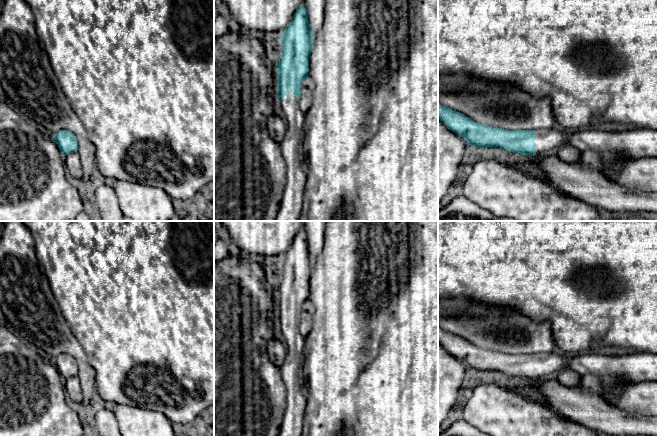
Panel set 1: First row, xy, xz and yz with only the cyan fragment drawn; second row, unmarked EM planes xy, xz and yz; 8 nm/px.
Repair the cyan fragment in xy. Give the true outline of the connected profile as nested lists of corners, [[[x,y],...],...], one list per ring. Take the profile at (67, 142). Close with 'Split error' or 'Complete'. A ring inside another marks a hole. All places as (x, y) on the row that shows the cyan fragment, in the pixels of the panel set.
[[[61,130],[54,134],[54,141],[58,145],[63,156],[78,151],[78,141],[74,133],[68,130]]]. Complete

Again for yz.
[[[438,102],[438,120],[443,122],[449,130],[462,136],[468,145],[482,149],[486,147],[499,147],[508,152],[517,153],[520,156],[553,153],[560,146],[569,143],[581,152],[586,150],[597,152],[610,151],[618,157],[630,160],[636,160],[643,157],[657,157],[657,129],[637,128],[624,130],[622,132],[610,132],[608,130],[600,129],[559,131],[553,128],[538,130],[505,130],[477,123],[463,113],[446,107],[440,102]]]. Split error

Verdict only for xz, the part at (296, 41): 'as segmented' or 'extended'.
extended

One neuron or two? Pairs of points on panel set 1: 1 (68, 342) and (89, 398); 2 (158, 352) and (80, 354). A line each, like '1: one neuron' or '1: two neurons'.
1: one neuron
2: two neurons

